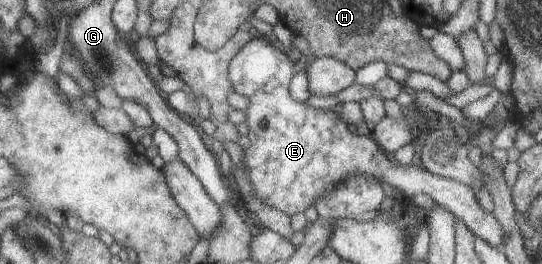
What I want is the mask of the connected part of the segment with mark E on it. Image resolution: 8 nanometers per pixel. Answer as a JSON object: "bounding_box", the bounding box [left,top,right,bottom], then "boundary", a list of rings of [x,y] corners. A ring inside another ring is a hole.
{"bounding_box":[230,37,504,247],"boundary":[[[253,37],[230,62],[230,79],[234,84],[234,91],[243,94],[250,100],[245,112],[247,113],[246,124],[250,128],[248,136],[251,139],[251,144],[244,149],[245,166],[254,186],[254,190],[249,192],[249,195],[255,195],[256,199],[292,217],[294,214],[305,212],[309,207],[314,206],[317,198],[322,197],[322,194],[330,191],[350,174],[367,175],[376,178],[379,183],[389,184],[404,203],[419,192],[427,194],[434,203],[461,220],[475,237],[482,238],[492,247],[502,245],[504,232],[501,225],[491,213],[484,211],[478,205],[470,186],[431,174],[422,168],[393,164],[393,161],[389,162],[385,158],[384,151],[374,139],[347,132],[345,122],[333,109],[318,109],[295,100],[290,95],[290,84],[294,77],[293,74],[295,74],[293,72],[295,68],[287,55],[283,49],[279,49],[279,45],[276,43]]]}

